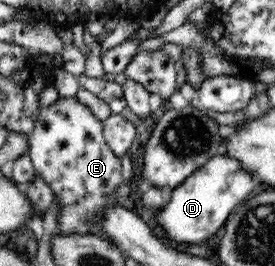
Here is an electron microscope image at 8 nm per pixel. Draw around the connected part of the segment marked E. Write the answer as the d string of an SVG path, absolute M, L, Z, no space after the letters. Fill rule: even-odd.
M74 98L57 100L42 108L29 138L29 151L36 173L46 180L54 194L61 199L58 224L62 234L95 234L91 223L97 213L108 204L104 195L124 182L122 165L106 145L102 135L102 122L87 107Z

